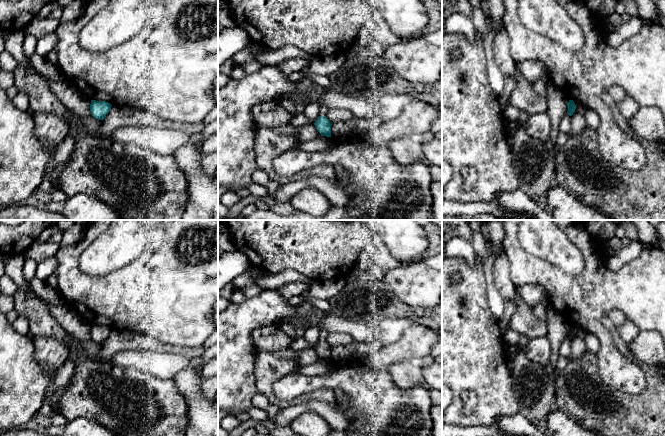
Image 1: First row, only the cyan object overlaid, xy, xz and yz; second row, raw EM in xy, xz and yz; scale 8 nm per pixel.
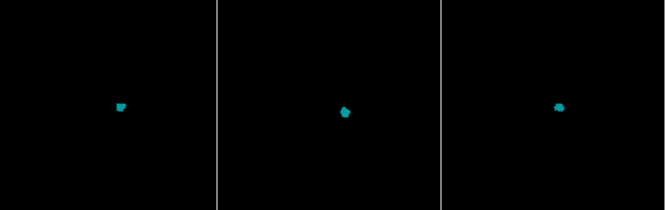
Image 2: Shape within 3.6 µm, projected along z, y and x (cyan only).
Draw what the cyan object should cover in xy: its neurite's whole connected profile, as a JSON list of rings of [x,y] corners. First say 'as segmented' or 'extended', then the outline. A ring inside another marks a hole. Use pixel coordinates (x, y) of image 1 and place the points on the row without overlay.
as segmented; [[[91,324],[91,339],[98,344],[103,344],[109,337],[111,331],[112,329],[108,326]]]

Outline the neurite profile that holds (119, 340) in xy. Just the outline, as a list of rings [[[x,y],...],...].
[[[112,330],[109,337],[102,344],[98,361],[109,361],[111,357],[124,350],[154,351],[157,353],[174,353],[185,355],[188,348],[161,342],[146,334],[127,330]]]

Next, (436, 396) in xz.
[[[425,381],[415,384],[414,386],[420,386],[428,390],[430,393],[433,406],[441,406],[442,407],[442,392],[431,388]]]

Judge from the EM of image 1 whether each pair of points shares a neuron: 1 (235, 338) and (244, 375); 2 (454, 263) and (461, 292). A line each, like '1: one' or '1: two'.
1: one
2: one

